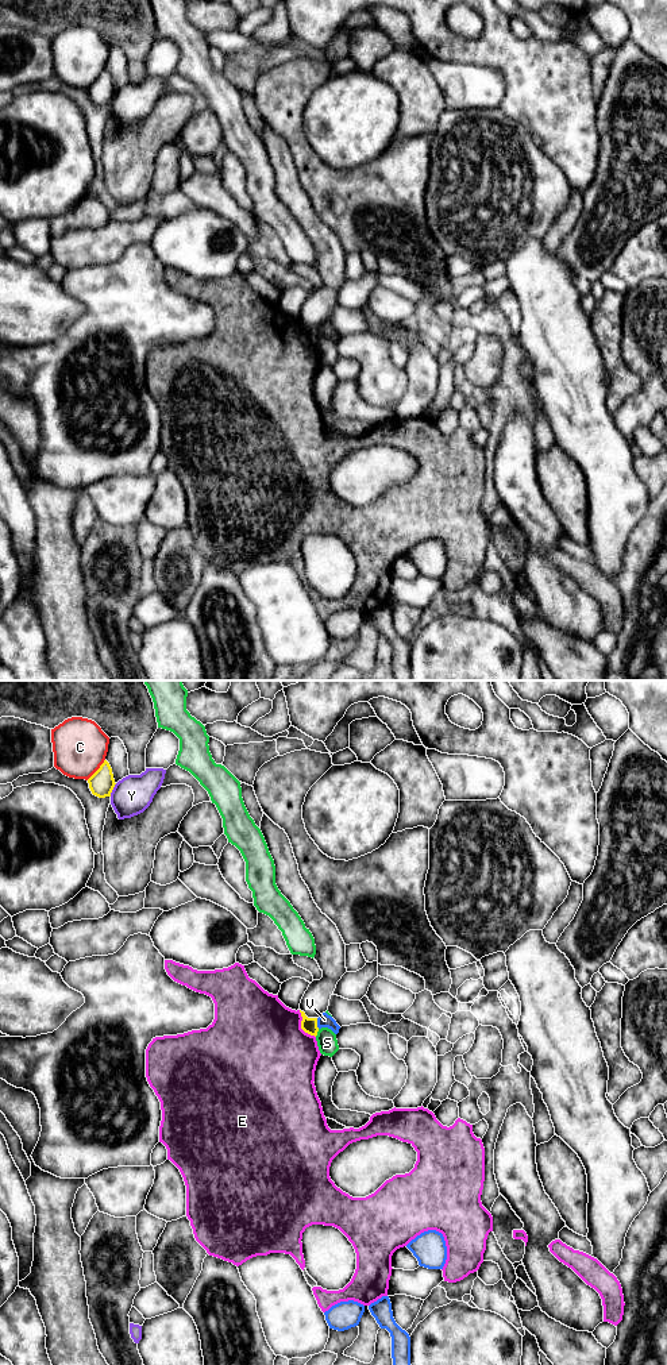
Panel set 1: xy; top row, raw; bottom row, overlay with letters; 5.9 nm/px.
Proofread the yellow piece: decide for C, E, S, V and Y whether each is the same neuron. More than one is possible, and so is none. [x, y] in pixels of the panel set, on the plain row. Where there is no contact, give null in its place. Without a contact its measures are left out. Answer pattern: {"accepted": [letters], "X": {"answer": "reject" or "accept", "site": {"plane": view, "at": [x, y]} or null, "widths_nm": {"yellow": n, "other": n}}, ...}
{"accepted": [], "C": {"answer": "reject", "site": {"plane": "xy", "at": [97, 78]}, "widths_nm": {"yellow": 150, "other": 320}}, "E": {"answer": "reject", "site": {"plane": "xy", "at": [301, 335]}, "widths_nm": {"yellow": 100, "other": 500}}, "S": {"answer": "reject", "site": {"plane": "xy", "at": [316, 342]}, "widths_nm": {"yellow": 100, "other": 120}}, "V": {"answer": "reject", "site": {"plane": "xy", "at": [316, 332]}, "widths_nm": {"yellow": 100, "other": 80}}, "Y": {"answer": "reject", "site": {"plane": "xy", "at": [112, 97]}, "widths_nm": {"yellow": 150, "other": 240}}}

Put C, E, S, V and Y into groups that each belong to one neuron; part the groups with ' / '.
C / E / S / V / Y

